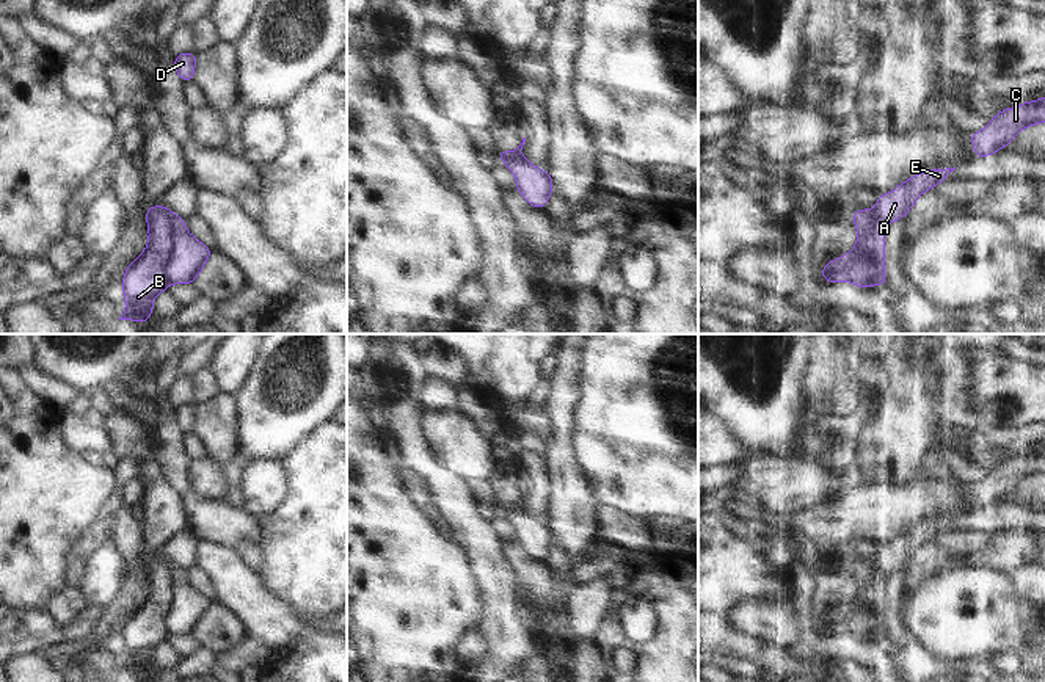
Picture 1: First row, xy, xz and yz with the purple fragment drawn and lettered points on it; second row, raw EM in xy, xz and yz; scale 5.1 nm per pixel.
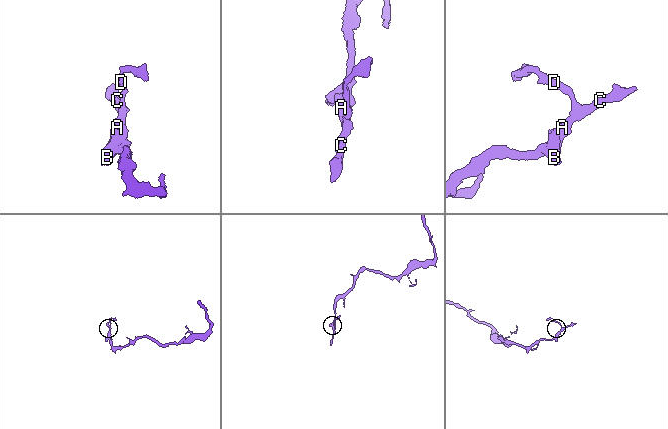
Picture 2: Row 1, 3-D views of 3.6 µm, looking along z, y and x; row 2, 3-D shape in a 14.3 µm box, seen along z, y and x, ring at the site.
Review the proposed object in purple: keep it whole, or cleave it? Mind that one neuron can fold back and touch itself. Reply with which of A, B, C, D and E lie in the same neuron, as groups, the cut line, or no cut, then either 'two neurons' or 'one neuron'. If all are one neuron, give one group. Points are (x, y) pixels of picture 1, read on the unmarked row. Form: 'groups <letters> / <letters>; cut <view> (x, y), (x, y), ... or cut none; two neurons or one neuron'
groups A C D E / B; cut xy (167, 562), (176, 577), (176, 599), (168, 616), (171, 632); two neurons

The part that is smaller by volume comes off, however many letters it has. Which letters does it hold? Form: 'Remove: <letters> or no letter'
Remove: B

